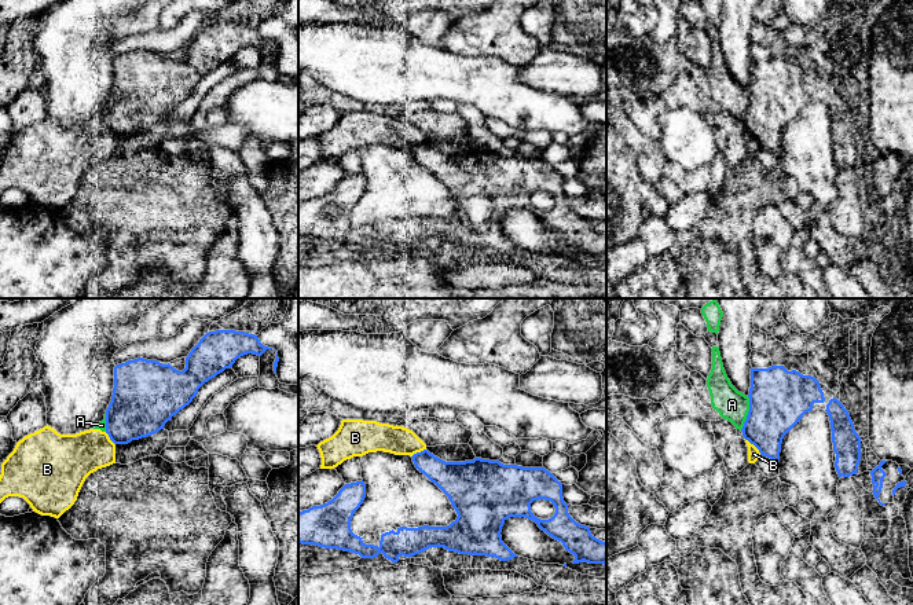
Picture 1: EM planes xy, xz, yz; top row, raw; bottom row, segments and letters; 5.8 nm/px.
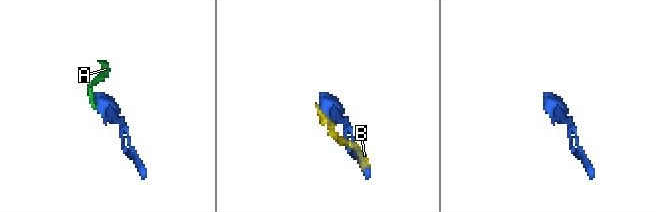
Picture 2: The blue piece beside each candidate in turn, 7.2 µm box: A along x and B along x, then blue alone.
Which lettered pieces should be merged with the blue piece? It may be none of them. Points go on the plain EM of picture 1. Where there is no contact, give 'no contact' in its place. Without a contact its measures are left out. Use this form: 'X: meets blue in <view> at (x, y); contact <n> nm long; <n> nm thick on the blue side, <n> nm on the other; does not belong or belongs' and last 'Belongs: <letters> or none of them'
A: meets blue in yz at (748, 105); contact 200 nm long; 340 nm thick on the blue side, 180 nm on the other; does not belong
B: meets blue in yz at (754, 136); contact 140 nm long; 300 nm thick on the blue side, 70 nm on the other; does not belong
Belongs: none of them

